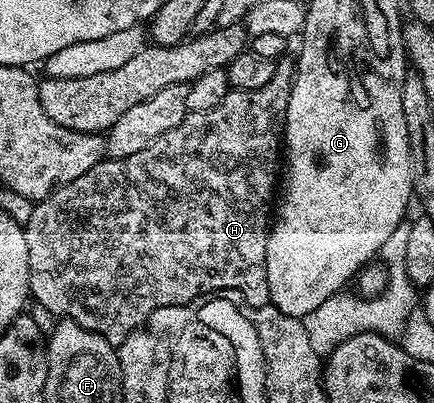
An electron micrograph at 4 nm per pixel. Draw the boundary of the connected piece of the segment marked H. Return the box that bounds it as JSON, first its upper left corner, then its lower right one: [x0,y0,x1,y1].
[24,60,296,344]

